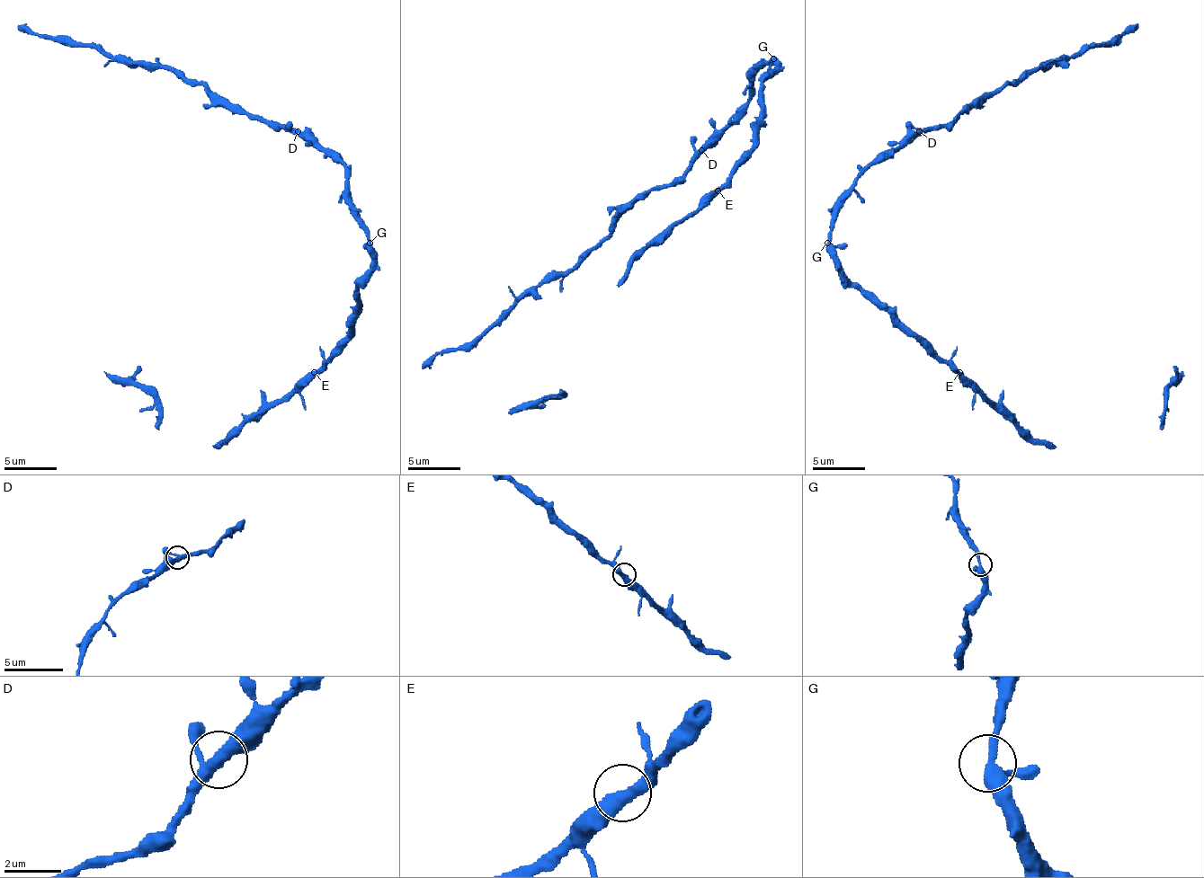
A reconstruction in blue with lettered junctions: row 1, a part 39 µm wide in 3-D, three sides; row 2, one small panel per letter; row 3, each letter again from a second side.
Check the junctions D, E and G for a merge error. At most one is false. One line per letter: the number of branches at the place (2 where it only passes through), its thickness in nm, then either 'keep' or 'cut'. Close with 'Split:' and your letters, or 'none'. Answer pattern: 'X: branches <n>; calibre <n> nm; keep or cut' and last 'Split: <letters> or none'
D: branches 3; calibre 360 nm; cut
E: branches 2; calibre 420 nm; keep
G: branches 3; calibre 320 nm; keep
Split: D

